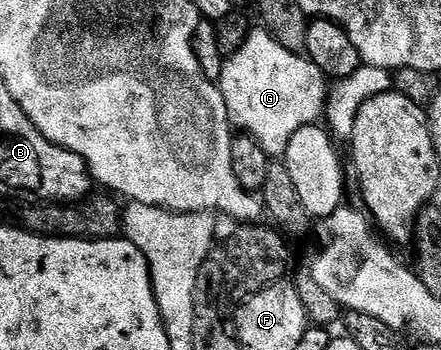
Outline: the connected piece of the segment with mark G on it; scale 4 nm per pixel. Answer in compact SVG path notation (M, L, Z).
M258 30L249 32L247 40L232 55L230 52L226 56L217 86L225 97L232 124L240 132L253 136L261 145L261 149L265 149L267 156L283 157L289 148L289 141L299 129L318 124L324 118L329 79L306 54L285 49L285 45L281 45L281 41L277 41L270 31Z

